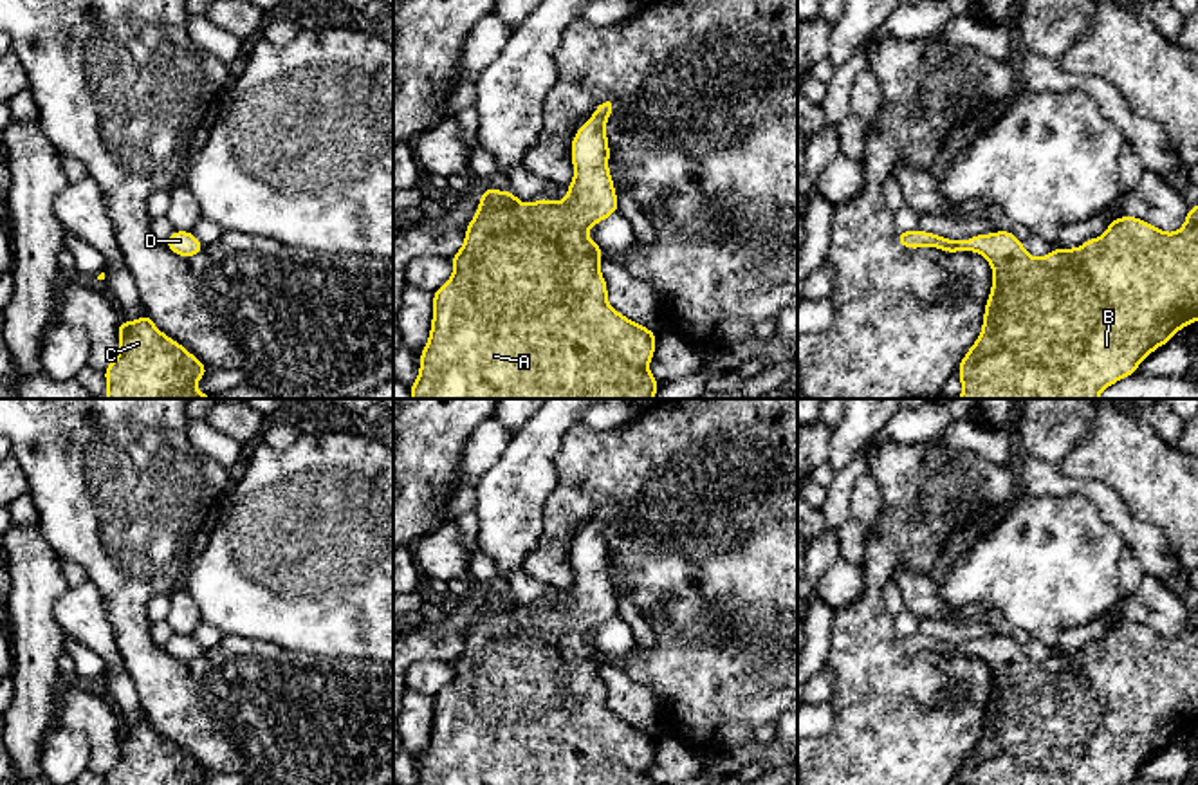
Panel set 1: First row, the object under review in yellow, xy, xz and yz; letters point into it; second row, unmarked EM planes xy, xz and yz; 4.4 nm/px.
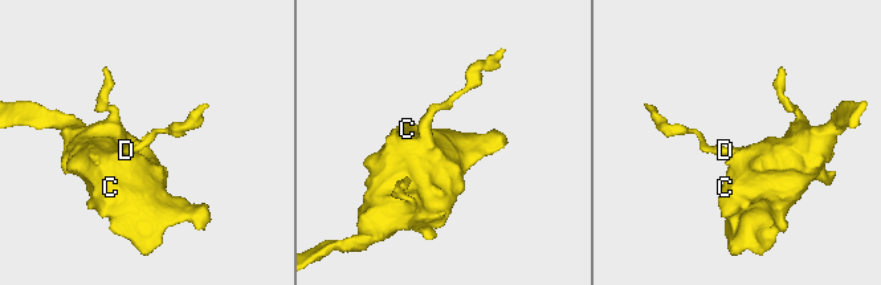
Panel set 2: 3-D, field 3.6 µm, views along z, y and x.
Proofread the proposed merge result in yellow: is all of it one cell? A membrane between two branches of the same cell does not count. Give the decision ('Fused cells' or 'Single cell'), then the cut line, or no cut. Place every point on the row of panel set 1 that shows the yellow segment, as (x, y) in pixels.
Single cell. No split

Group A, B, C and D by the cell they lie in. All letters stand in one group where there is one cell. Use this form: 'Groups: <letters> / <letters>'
Groups: A B C D

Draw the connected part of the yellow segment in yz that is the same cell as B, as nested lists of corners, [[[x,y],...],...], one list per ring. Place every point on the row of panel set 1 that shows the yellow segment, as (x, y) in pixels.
[[[1198,204],[1189,208],[1184,227],[1176,233],[1164,233],[1138,217],[1119,217],[1110,222],[1108,229],[1099,238],[1090,238],[1077,249],[1054,247],[1043,258],[1034,258],[1023,249],[1023,242],[1012,231],[996,231],[976,235],[963,242],[913,229],[908,233],[897,231],[895,238],[908,249],[936,247],[945,253],[974,251],[992,265],[992,289],[983,312],[981,334],[960,361],[958,375],[962,379],[960,399],[1099,399],[1101,392],[1117,381],[1137,374],[1144,357],[1153,350],[1171,341],[1171,337],[1189,323],[1198,321]]]

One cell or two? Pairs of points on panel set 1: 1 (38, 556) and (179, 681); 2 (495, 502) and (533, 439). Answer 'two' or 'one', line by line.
1: two
2: one

